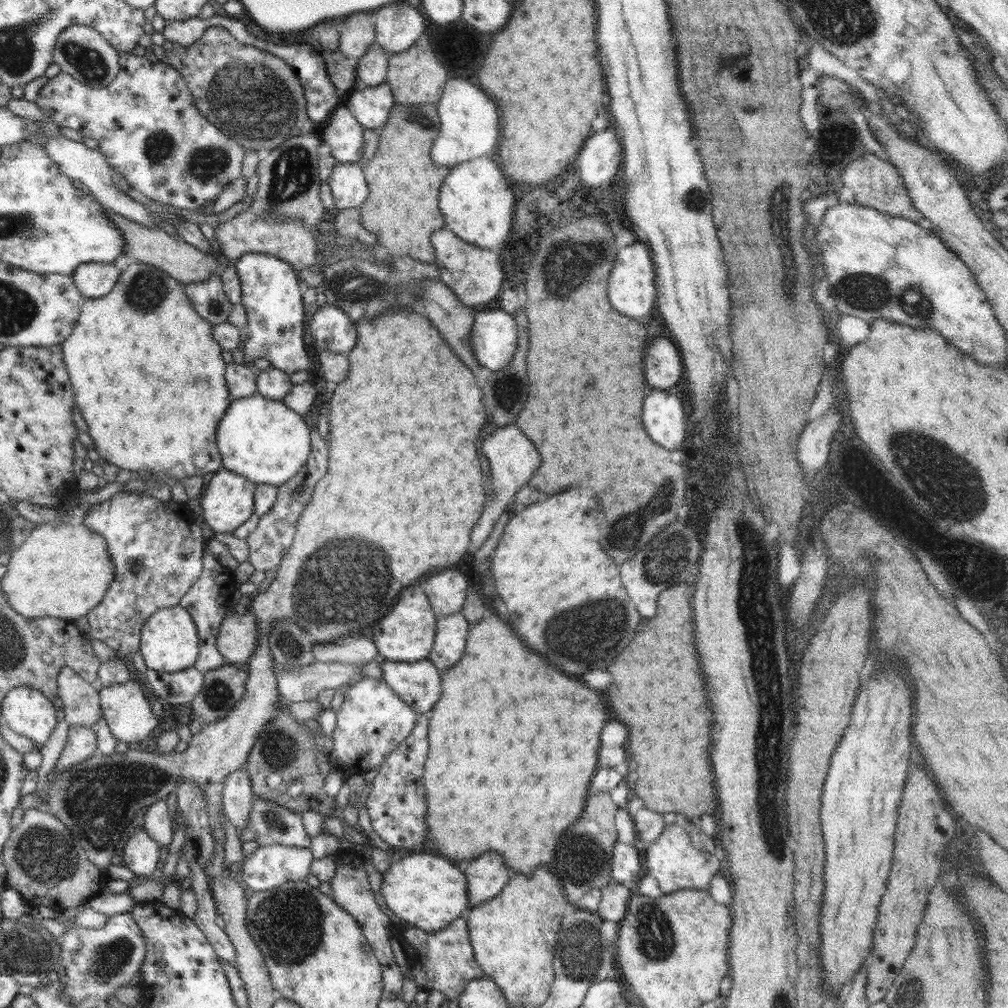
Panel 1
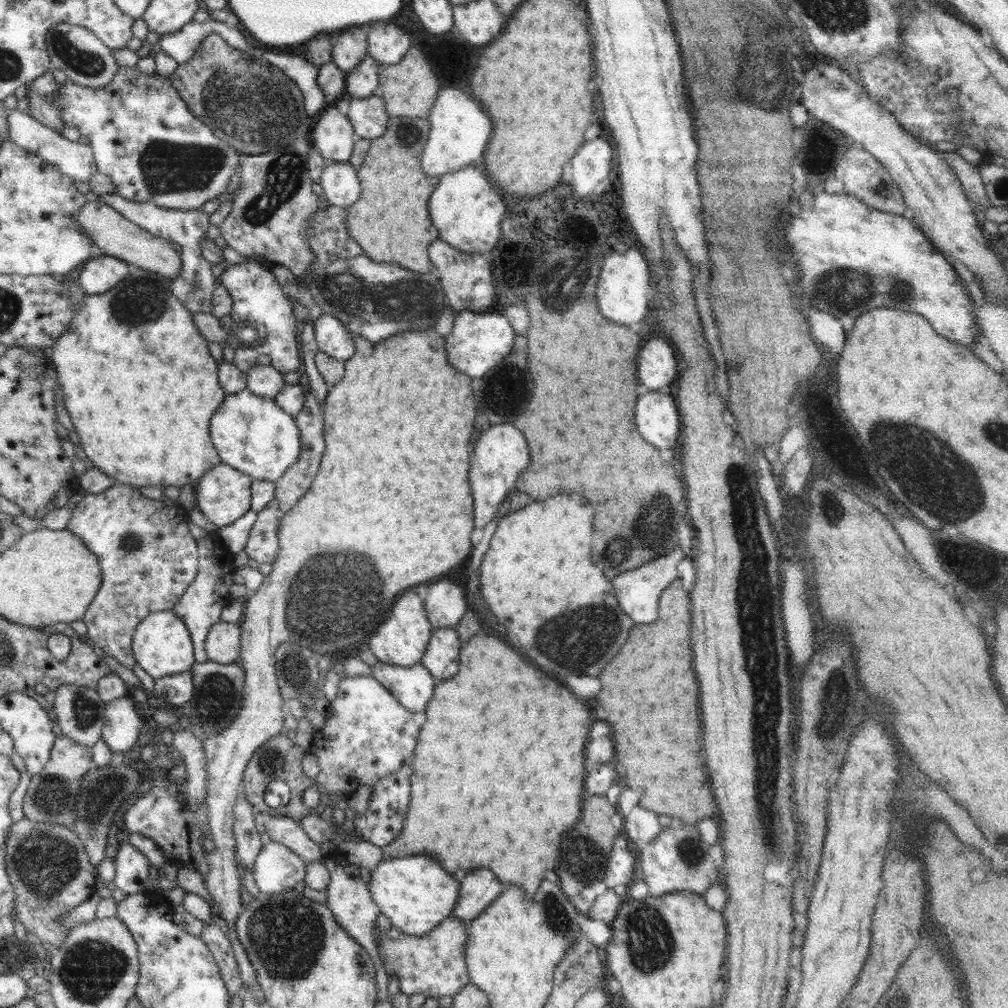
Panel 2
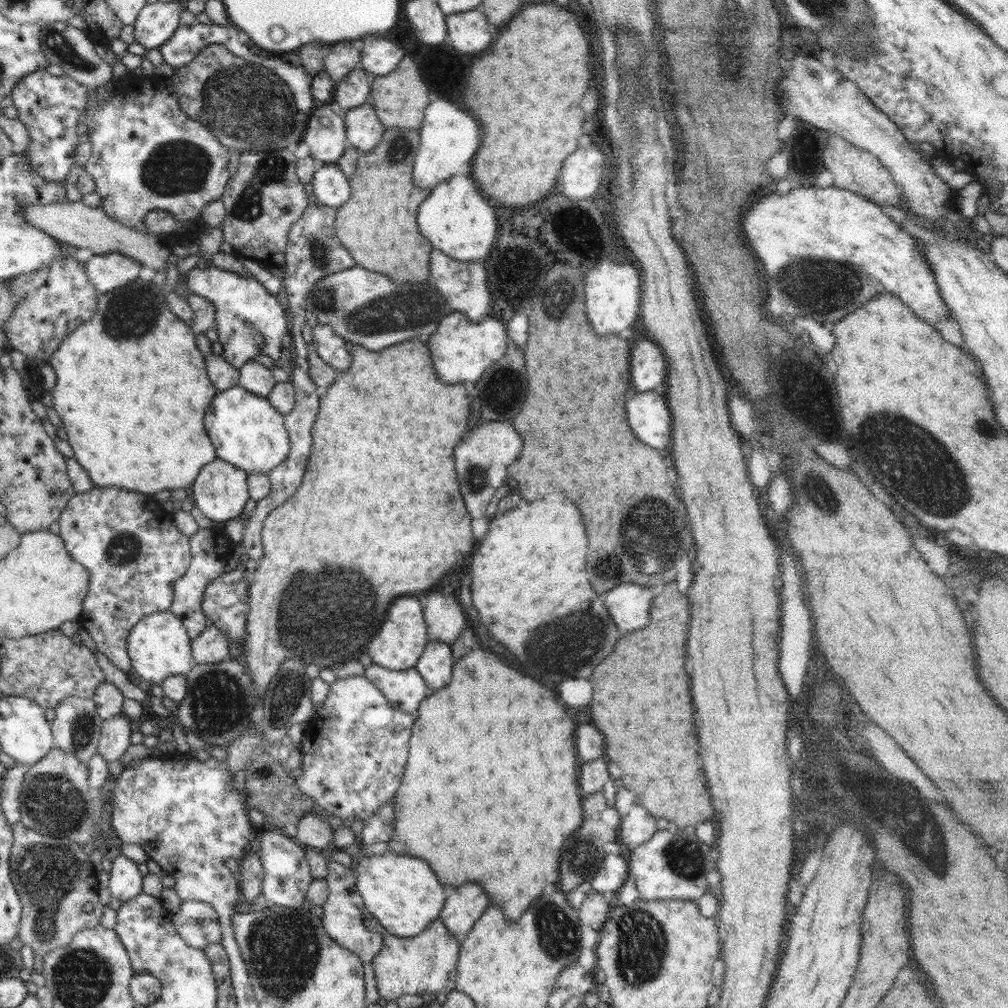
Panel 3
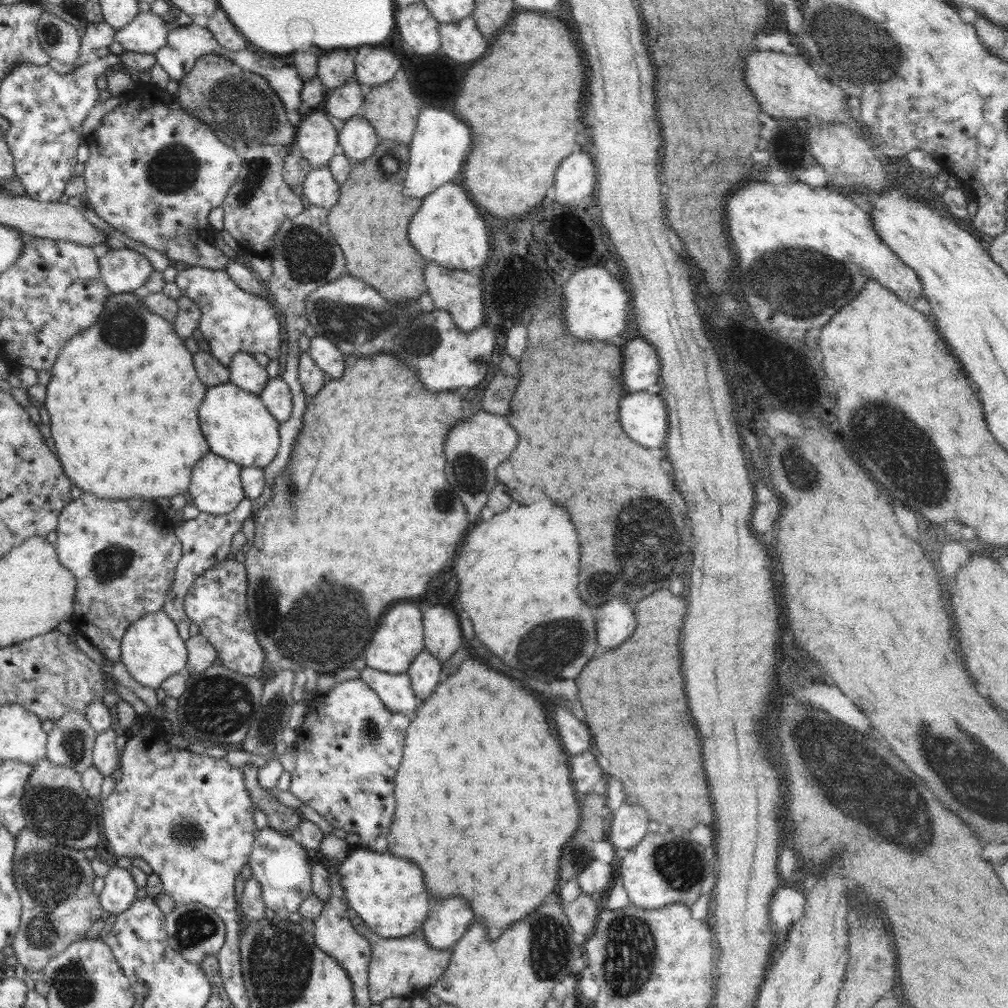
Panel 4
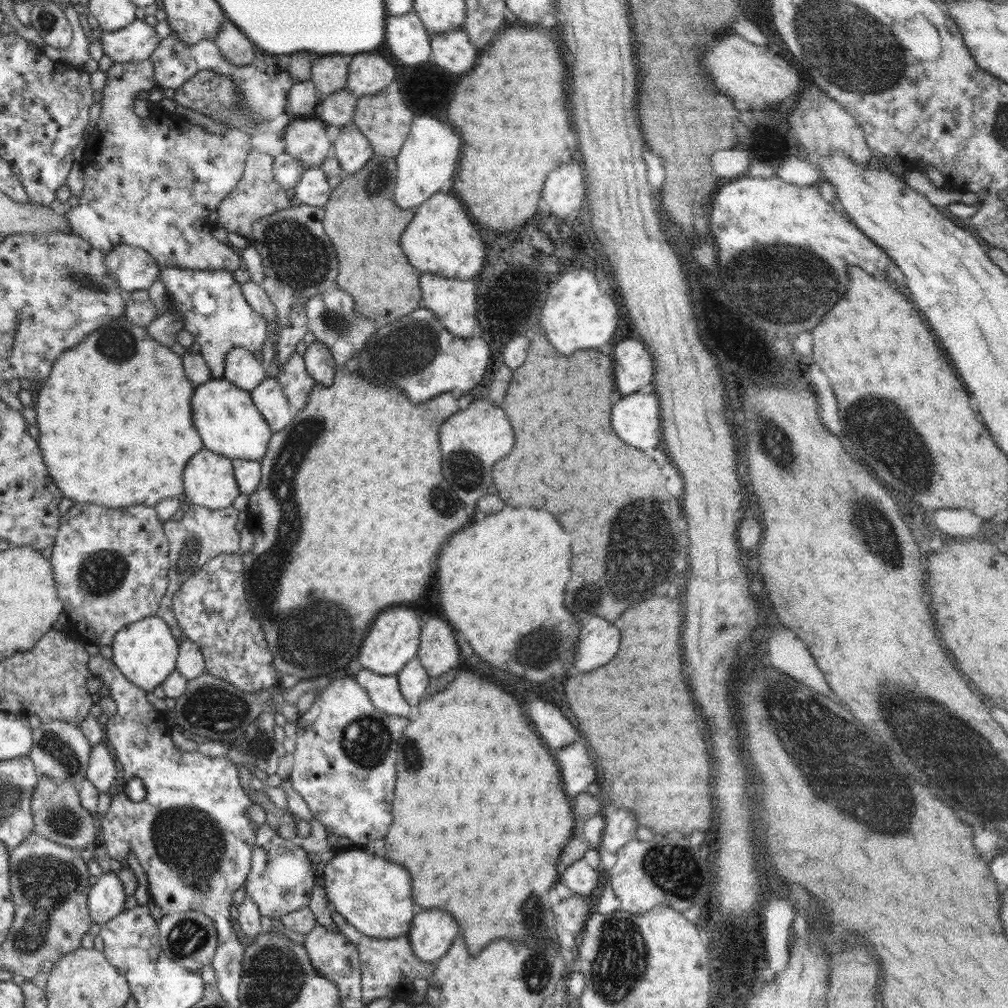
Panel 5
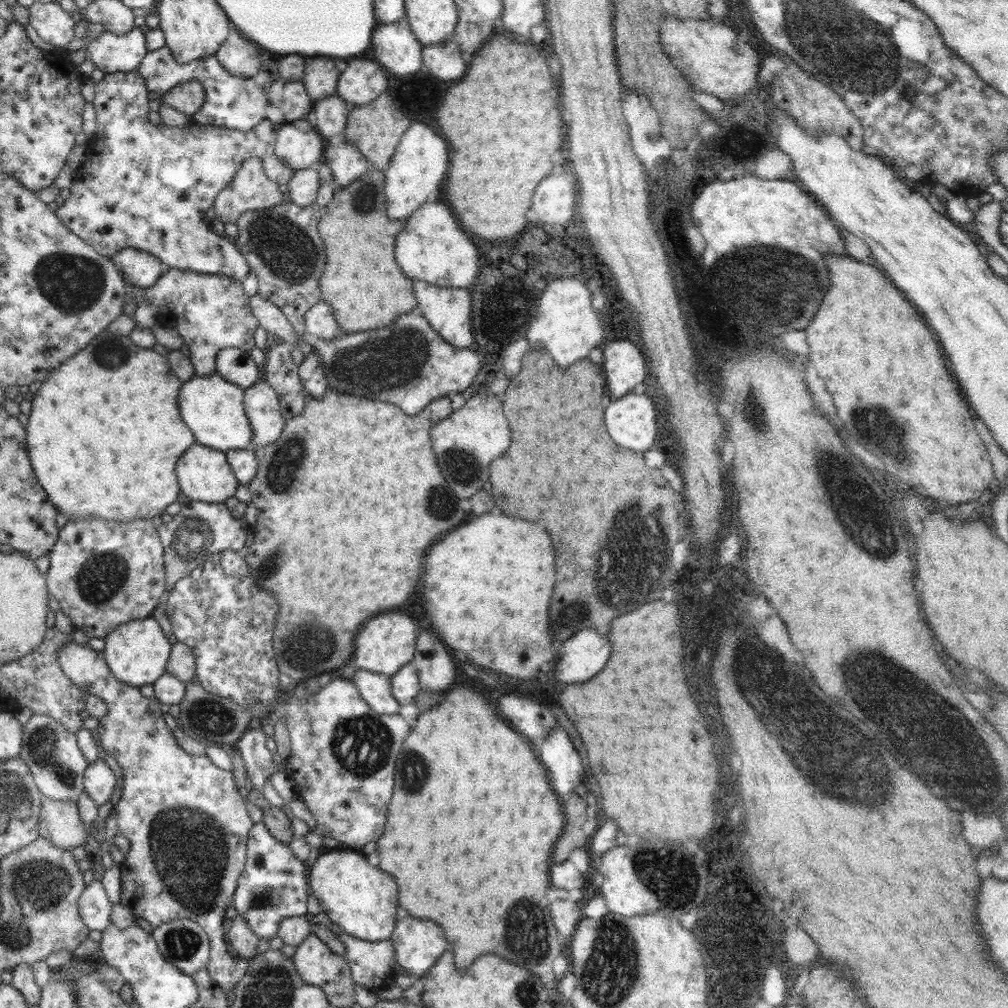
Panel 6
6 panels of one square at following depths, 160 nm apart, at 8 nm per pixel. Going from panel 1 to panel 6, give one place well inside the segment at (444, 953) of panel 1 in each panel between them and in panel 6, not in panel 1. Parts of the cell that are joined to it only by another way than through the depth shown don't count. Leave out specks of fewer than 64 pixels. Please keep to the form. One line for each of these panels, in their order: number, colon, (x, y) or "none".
2: (434, 965)
3: (426, 964)
4: (406, 966)
5: (389, 967)
6: (371, 963)

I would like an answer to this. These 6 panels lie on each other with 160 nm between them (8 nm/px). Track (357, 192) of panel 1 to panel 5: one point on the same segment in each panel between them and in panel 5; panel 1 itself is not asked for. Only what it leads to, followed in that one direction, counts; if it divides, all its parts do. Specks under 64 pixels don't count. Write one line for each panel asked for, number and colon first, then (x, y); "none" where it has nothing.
2: (339, 180)
3: (331, 187)
4: (319, 187)
5: (313, 188)

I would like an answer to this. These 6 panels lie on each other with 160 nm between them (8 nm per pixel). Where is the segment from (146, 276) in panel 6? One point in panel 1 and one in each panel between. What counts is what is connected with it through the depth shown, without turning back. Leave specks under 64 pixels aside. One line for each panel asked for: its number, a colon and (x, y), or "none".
1: (93, 280)
2: (96, 276)
3: (109, 271)
4: (124, 270)
5: (132, 268)

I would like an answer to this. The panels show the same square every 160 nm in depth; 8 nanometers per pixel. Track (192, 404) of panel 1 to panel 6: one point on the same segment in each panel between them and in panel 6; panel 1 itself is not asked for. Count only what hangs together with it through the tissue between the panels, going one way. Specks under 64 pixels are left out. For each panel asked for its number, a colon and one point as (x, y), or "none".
2: (151, 428)
3: (131, 389)
4: (122, 428)
5: (105, 439)
6: (122, 469)

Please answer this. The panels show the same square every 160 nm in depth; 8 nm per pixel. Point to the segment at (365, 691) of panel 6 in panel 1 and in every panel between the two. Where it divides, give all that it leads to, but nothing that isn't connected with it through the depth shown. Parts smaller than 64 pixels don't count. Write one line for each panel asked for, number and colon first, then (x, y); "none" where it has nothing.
1: (418, 684)
2: (413, 686)
3: (405, 689)
4: (394, 690)
5: (384, 691)

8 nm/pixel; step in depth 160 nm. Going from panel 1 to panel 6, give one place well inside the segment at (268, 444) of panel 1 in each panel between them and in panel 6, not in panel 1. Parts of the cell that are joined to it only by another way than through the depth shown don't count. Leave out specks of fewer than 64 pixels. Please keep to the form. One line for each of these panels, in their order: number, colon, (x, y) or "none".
2: (252, 434)
3: (246, 431)
4: (238, 427)
5: (229, 424)
6: (212, 408)

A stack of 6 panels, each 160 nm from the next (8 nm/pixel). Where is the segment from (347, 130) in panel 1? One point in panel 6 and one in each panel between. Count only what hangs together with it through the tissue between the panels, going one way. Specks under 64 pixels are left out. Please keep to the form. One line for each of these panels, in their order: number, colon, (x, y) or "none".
2: (333, 135)
3: (325, 134)
4: (316, 137)
5: (306, 139)
6: (298, 146)

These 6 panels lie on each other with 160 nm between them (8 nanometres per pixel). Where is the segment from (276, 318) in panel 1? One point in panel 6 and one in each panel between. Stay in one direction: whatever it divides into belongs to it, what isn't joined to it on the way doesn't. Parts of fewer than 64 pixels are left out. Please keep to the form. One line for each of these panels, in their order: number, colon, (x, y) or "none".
2: (257, 298)
3: (249, 321)
4: (232, 320)
5: (215, 312)
6: (210, 312)

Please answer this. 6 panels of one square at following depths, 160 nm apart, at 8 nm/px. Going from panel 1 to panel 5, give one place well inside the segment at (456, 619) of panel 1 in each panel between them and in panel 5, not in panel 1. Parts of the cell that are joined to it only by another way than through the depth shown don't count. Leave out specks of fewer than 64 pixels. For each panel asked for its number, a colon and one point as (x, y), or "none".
2: (441, 657)
3: (435, 664)
4: (425, 672)
5: (413, 679)

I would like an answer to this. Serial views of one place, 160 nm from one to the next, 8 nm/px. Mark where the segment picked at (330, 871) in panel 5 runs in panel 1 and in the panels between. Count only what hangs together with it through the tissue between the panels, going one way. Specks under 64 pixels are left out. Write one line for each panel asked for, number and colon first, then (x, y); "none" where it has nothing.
1: (427, 891)
2: (415, 894)
3: (402, 894)
4: (387, 892)

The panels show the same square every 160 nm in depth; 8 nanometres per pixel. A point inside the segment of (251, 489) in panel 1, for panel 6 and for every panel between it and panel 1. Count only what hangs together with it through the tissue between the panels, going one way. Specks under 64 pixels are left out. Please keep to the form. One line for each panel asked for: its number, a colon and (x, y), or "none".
2: (223, 494)
3: (220, 491)
4: (216, 488)
5: (209, 482)
6: (203, 473)

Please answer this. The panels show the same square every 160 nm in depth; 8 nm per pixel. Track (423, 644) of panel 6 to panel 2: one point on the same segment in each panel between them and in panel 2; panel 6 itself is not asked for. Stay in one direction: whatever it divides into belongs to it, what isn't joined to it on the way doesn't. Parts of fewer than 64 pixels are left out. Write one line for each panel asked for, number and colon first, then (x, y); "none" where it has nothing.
2: (444, 602)
3: (445, 621)
4: (442, 637)
5: (438, 652)

